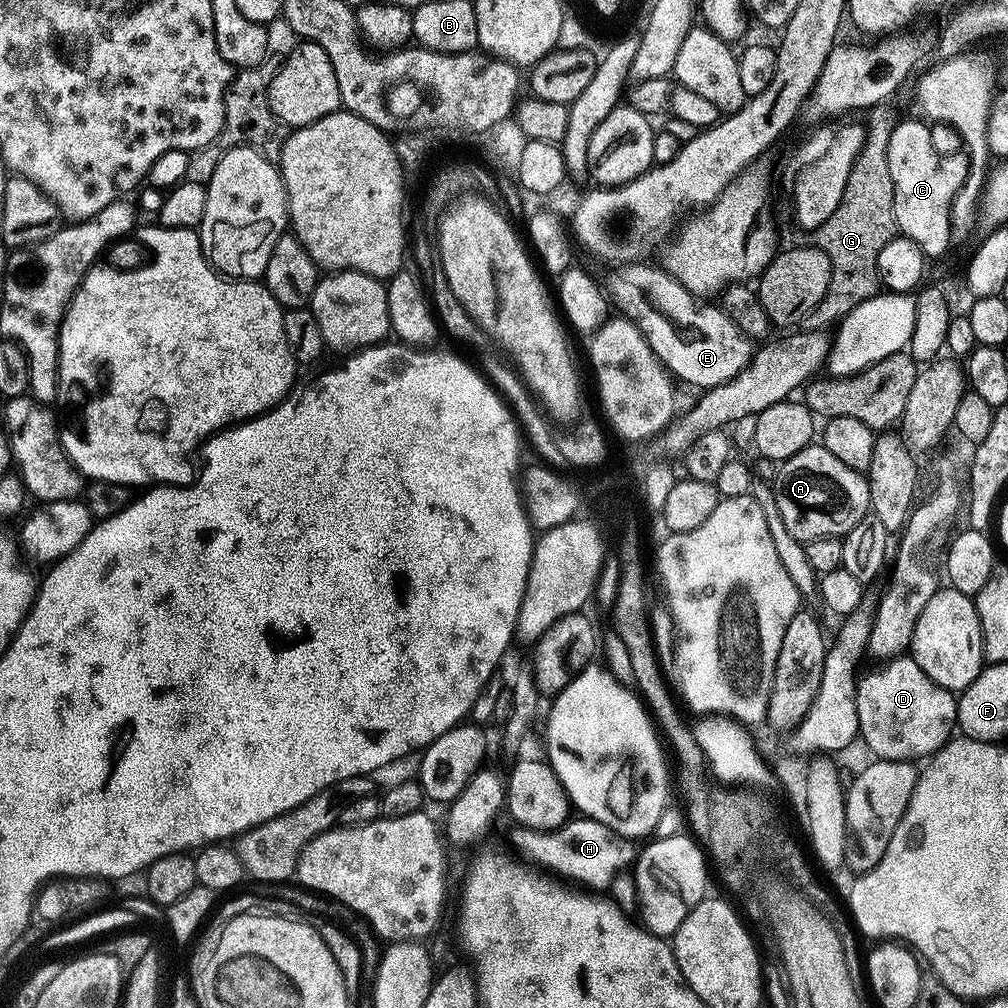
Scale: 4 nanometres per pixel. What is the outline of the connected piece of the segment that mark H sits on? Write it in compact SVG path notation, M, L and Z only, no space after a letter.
M569 819L561 828L556 828L552 832L535 832L533 828L517 827L512 840L516 843L518 851L529 856L527 859L533 865L557 877L565 876L560 877L565 881L577 880L580 883L577 885L588 890L607 889L613 880L627 869L624 867L627 864L629 867L635 861L638 855L637 845L632 845L635 843L631 839L616 835L596 820L576 819L580 820Z

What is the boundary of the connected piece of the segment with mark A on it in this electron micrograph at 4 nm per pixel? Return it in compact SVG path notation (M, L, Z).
M813 442L807 448L798 450L789 460L779 461L776 477L771 481L770 487L776 495L775 515L782 518L782 526L795 540L807 542L814 538L826 538L827 536L845 537L859 520L869 515L870 490L865 473L846 466L830 450L826 450L819 443Z

